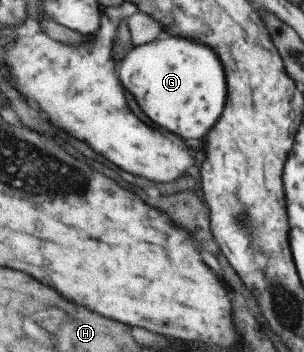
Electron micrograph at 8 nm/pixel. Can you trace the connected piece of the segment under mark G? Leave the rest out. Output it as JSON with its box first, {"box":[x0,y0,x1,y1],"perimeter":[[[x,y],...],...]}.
{"box":[118,31,225,139],"perimeter":[[[160,31],[153,41],[134,46],[121,60],[118,69],[121,85],[133,95],[141,111],[155,125],[178,135],[181,139],[201,139],[219,119],[225,105],[225,75],[215,53],[195,41],[177,39]]]}

